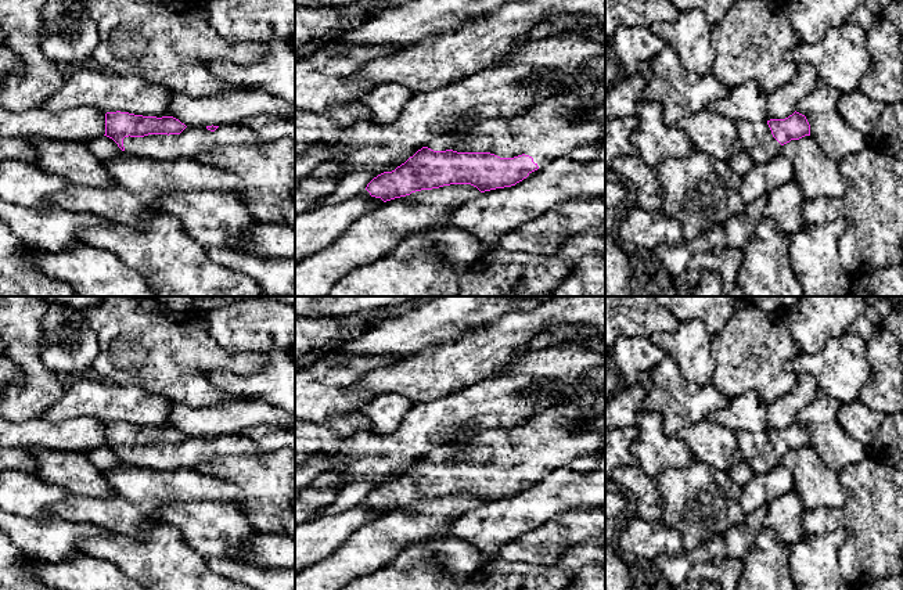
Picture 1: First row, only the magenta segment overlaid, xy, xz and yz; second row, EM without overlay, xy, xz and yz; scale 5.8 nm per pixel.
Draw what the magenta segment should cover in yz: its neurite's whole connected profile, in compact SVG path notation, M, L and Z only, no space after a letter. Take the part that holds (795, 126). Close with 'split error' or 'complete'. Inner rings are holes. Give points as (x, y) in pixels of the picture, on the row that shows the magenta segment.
M794 112L785 119L766 122L735 120L742 150L755 161L766 163L781 154L781 147L791 140L810 136L810 125L805 115Z; split error

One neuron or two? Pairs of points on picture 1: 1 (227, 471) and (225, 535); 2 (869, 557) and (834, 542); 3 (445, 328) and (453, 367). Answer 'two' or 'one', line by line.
1: two
2: two
3: two

